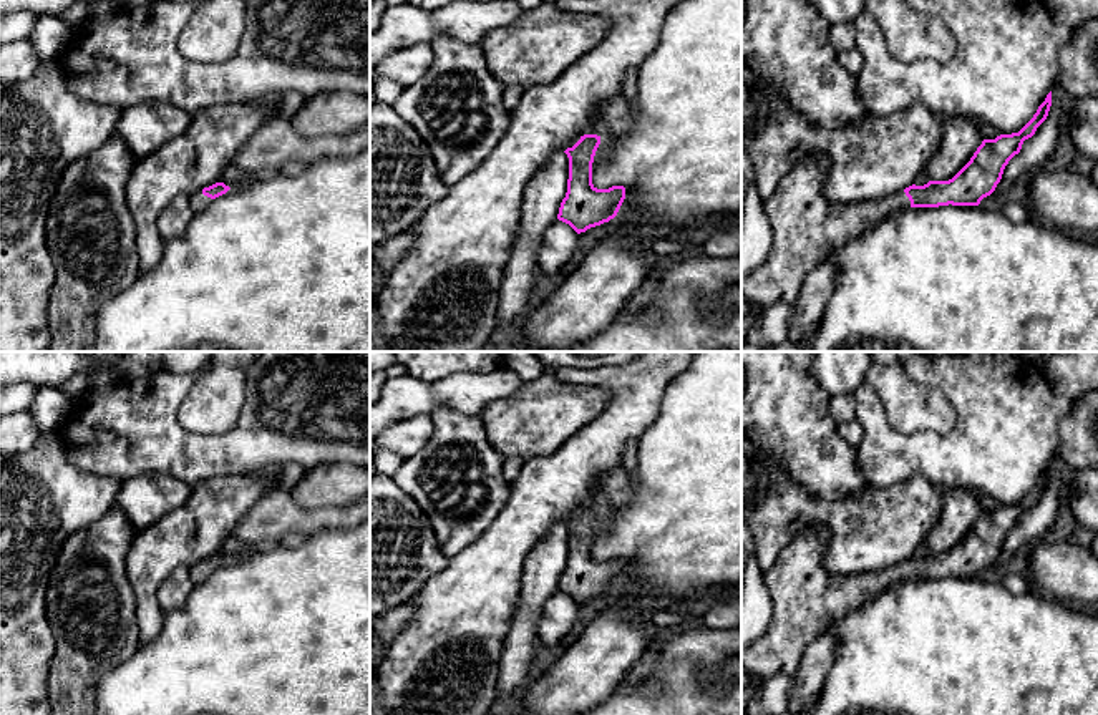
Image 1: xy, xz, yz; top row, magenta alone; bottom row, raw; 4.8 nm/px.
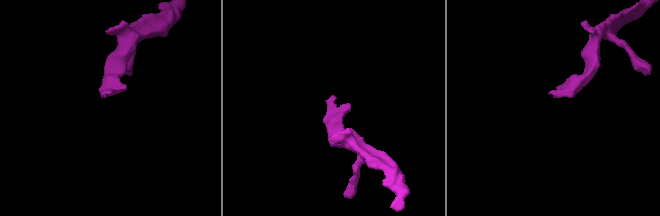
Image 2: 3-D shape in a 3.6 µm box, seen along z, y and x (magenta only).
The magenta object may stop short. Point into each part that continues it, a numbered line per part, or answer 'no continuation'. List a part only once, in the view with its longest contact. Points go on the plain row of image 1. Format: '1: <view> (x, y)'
1: yz (806, 599)

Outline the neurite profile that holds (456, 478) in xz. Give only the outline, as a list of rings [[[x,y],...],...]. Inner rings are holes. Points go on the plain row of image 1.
[[[438,408],[430,418],[430,440],[405,458],[393,481],[418,503],[431,523],[440,549],[451,557],[489,529],[509,499],[511,483],[503,476],[504,456],[488,441],[479,416]]]

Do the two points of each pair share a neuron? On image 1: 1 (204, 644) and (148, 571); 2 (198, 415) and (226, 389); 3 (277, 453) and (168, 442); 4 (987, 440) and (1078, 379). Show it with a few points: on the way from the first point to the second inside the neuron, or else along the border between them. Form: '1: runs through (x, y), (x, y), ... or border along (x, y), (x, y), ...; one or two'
1: border along (165, 614), (163, 626), (141, 646); two
2: runs through (204, 408), (219, 395); one
3: runs through (251, 452), (194, 452); one
4: border along (1042, 372), (1055, 390), (1072, 400); two

